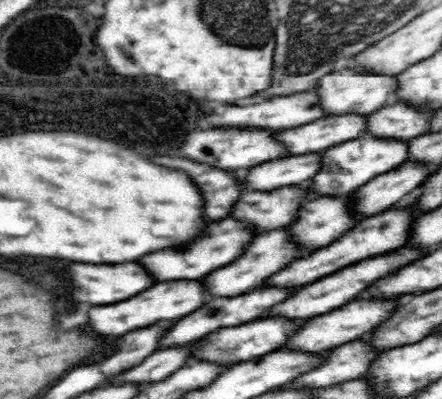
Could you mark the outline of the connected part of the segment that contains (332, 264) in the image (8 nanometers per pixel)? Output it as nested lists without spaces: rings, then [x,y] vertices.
[[[400,208],[386,209],[372,218],[360,220],[350,232],[346,232],[342,238],[338,238],[334,244],[328,244],[326,248],[318,248],[306,258],[300,258],[286,266],[286,270],[280,270],[280,274],[272,274],[264,286],[276,286],[276,288],[290,288],[290,286],[302,286],[306,282],[314,282],[314,278],[322,278],[326,274],[332,274],[334,270],[340,270],[342,266],[350,266],[350,262],[358,262],[362,258],[370,258],[374,254],[384,254],[386,250],[394,250],[394,246],[402,246],[406,242],[406,226],[416,218],[416,214]]]

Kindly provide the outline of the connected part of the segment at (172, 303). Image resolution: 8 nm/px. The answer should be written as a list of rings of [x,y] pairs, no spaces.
[[[174,280],[174,282],[162,282],[156,284],[128,300],[116,302],[116,304],[106,304],[106,306],[92,306],[88,310],[90,316],[90,328],[98,334],[112,334],[112,336],[120,336],[126,334],[130,330],[138,330],[138,328],[146,328],[152,322],[158,320],[176,320],[182,318],[190,312],[194,312],[204,300],[202,294],[202,286],[198,286],[198,282],[192,280]]]

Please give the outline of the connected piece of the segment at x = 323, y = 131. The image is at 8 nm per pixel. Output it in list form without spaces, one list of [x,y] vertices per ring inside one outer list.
[[[364,114],[318,116],[314,122],[277,131],[275,138],[289,154],[319,153],[327,147],[362,136],[366,117]]]

